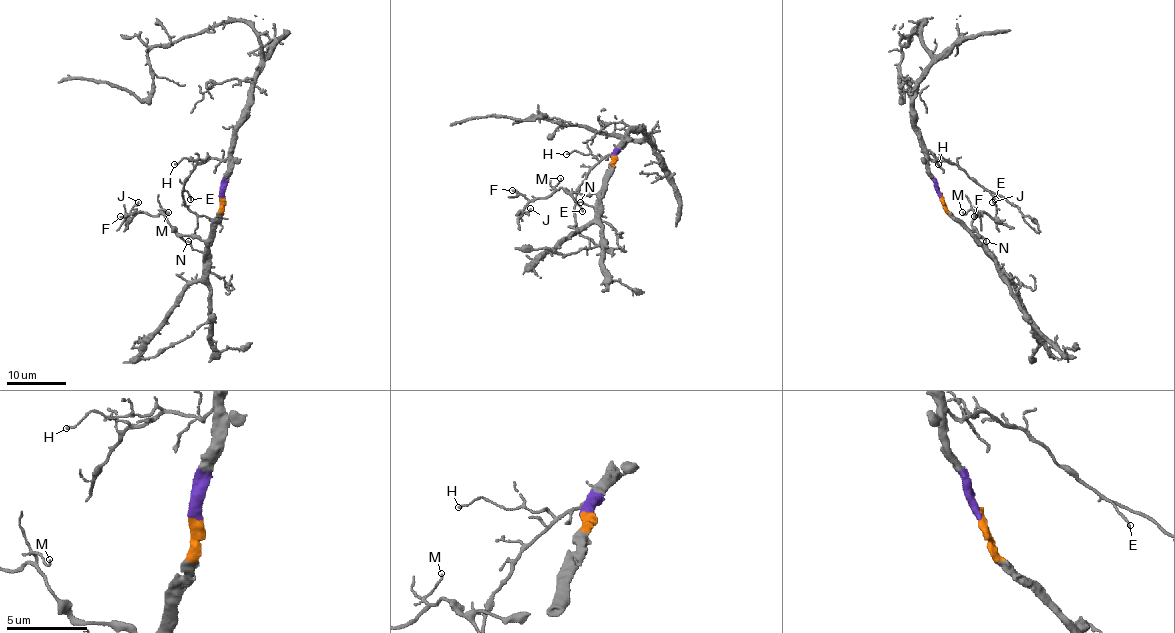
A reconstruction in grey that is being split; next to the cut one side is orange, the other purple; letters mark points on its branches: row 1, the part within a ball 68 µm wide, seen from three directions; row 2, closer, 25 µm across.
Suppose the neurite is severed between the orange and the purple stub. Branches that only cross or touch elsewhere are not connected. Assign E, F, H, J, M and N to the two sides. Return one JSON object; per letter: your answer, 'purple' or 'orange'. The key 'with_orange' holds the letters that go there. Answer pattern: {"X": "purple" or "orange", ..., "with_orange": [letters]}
{"E": "purple", "F": "orange", "H": "purple", "J": "orange", "M": "orange", "N": "orange", "with_orange": ["F", "J", "M", "N"]}

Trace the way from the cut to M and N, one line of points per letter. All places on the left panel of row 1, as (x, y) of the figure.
M: (222, 195), (222, 217), (214, 231), (204, 239), (176, 232), (163, 210), (169, 211)
N: (222, 195), (222, 217), (209, 248), (204, 253), (198, 251), (188, 241)

